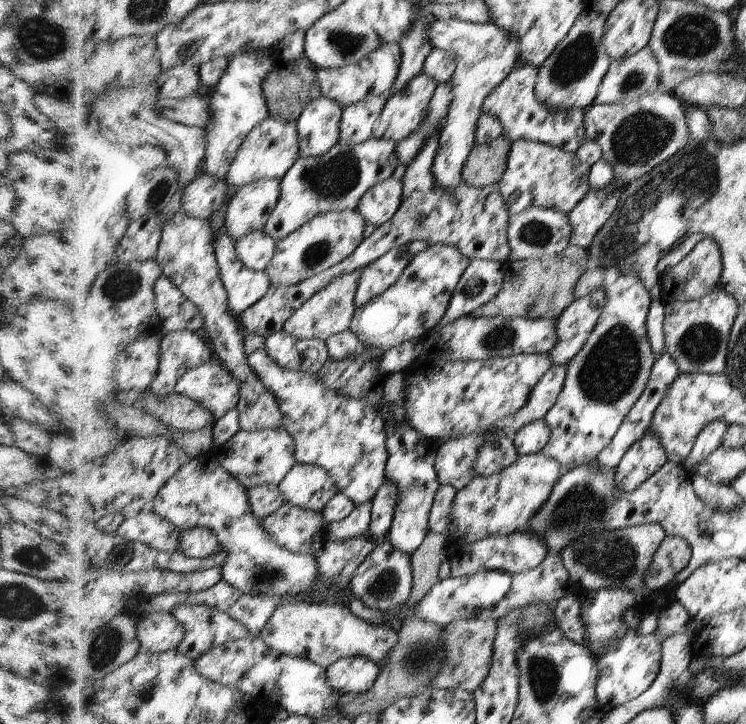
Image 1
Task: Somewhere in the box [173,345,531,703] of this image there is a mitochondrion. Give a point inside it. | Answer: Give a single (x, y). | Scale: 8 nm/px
(421, 656)

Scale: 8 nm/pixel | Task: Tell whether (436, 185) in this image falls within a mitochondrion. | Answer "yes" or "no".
no

